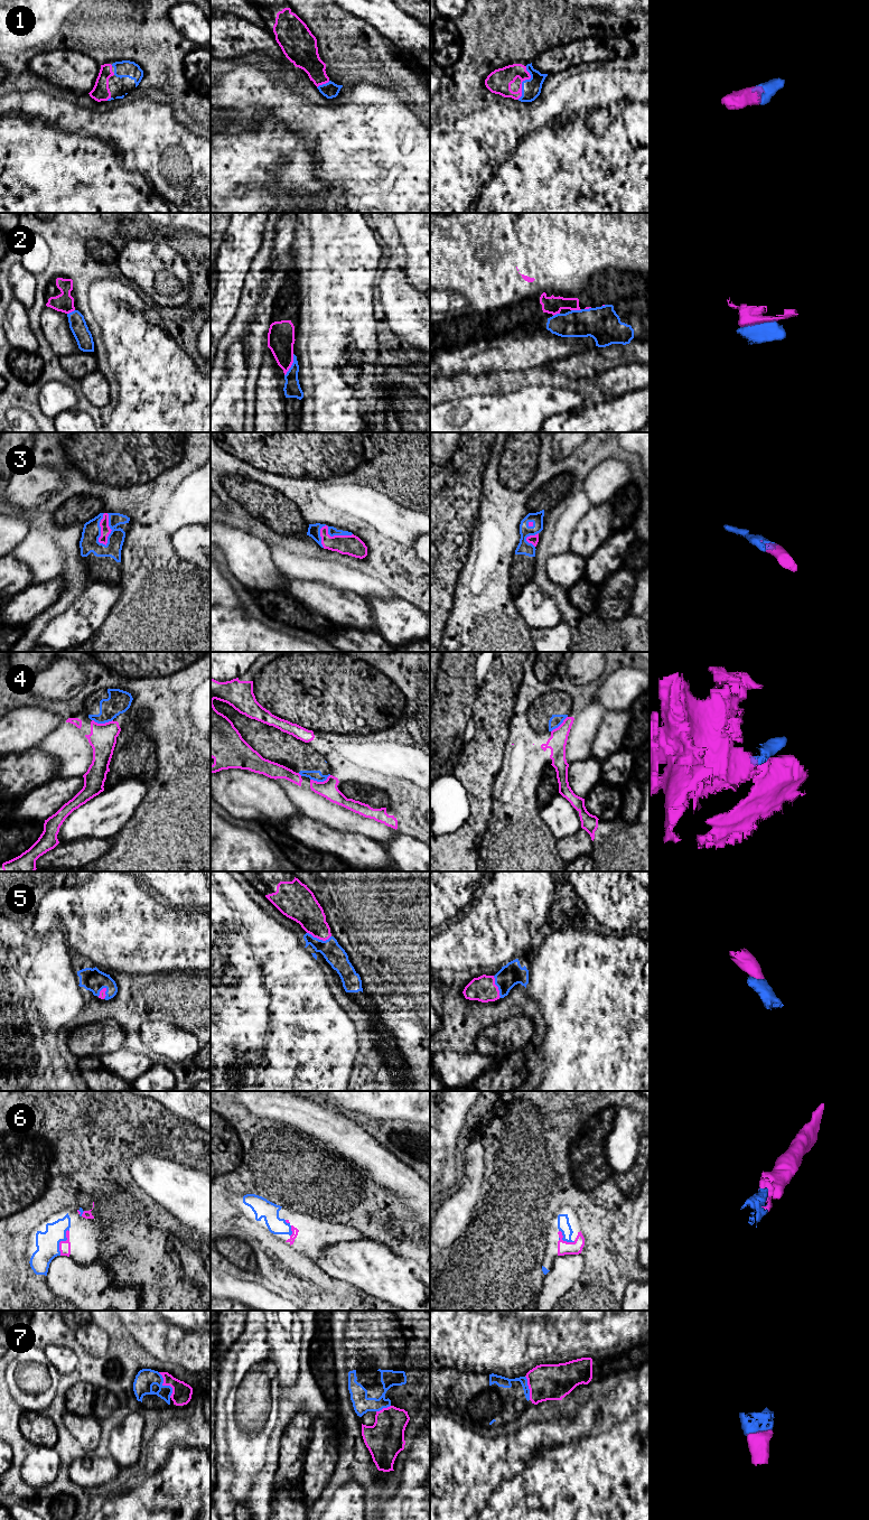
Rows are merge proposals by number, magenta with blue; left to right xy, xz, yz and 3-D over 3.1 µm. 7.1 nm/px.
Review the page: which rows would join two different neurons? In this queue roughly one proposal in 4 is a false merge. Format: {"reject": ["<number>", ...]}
{"reject": ["2", "4"]}

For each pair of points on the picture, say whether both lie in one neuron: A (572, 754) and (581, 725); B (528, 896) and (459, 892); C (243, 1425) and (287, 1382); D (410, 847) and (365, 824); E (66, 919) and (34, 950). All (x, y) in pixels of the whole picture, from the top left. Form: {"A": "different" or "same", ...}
{"A": "same", "B": "different", "C": "different", "D": "different", "E": "different"}

